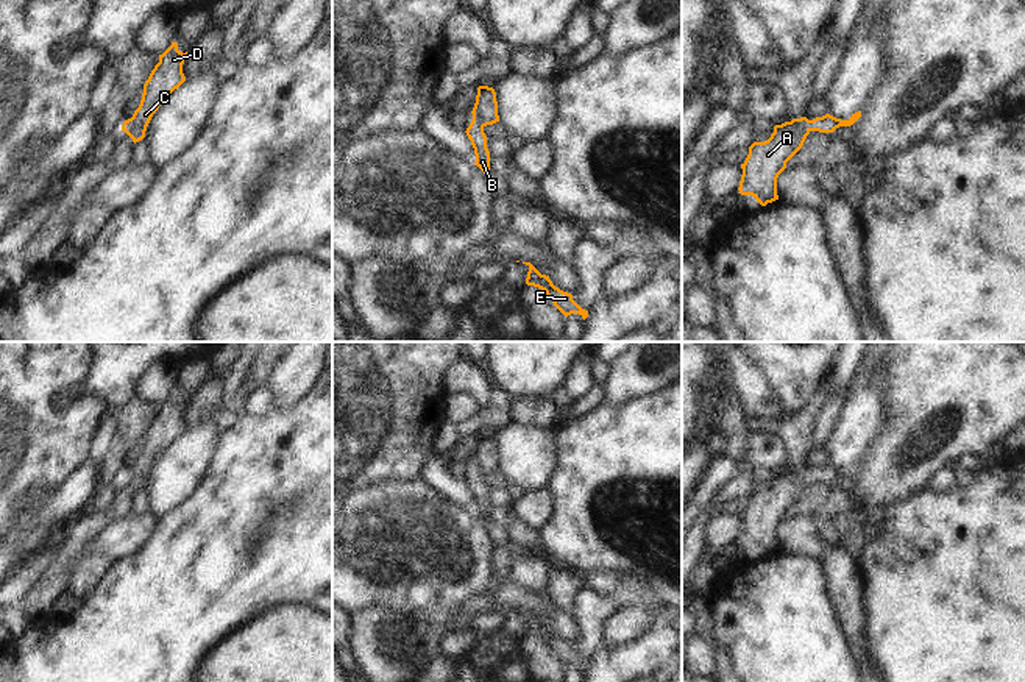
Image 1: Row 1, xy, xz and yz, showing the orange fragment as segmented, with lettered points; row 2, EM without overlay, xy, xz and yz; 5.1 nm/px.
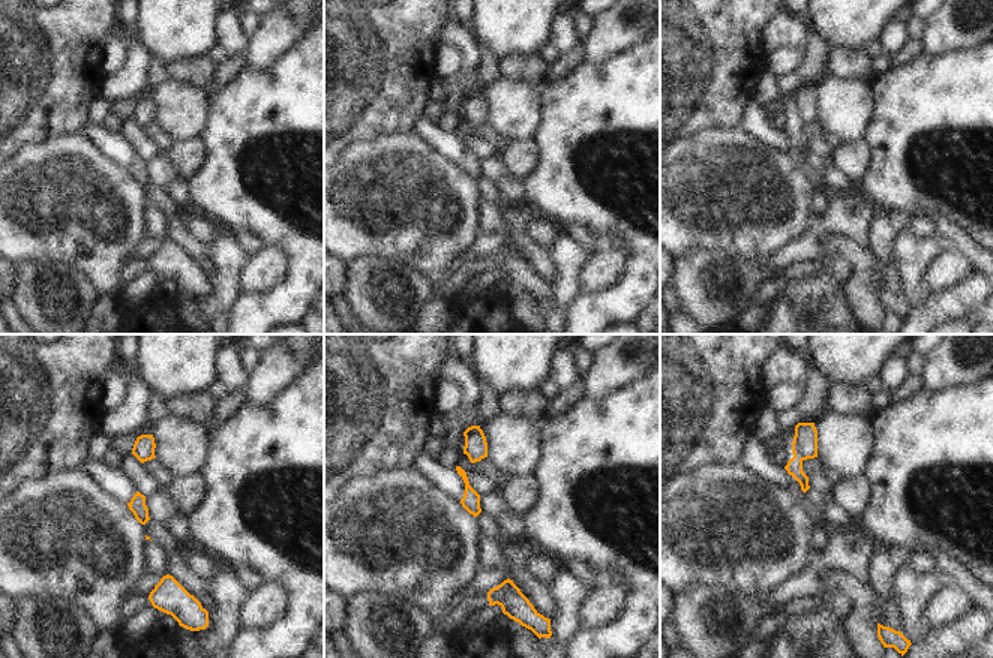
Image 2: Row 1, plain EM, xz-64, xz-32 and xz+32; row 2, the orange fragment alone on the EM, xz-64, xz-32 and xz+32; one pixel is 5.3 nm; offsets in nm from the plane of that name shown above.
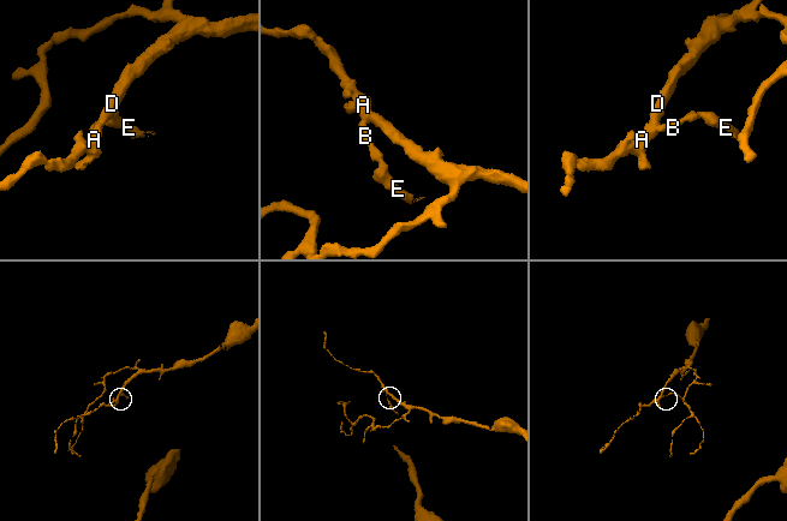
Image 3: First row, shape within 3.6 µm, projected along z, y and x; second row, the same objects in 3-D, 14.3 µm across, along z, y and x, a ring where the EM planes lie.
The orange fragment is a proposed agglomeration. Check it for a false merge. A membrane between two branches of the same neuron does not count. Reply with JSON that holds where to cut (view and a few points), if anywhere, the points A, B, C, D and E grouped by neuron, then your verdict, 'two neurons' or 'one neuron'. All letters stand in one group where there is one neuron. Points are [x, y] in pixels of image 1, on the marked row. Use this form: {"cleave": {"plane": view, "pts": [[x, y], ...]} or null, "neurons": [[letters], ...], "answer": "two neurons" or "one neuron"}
{"cleave": {"plane": "xz", "pts": [[473, 117], [482, 127]]}, "neurons": [["A", "C", "D"], ["B", "E"]], "answer": "two neurons"}

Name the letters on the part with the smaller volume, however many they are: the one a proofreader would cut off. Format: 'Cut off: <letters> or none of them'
Cut off: B, E.

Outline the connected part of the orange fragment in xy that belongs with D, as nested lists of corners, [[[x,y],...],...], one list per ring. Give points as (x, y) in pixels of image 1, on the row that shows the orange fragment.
[[[172,42],[172,45],[159,55],[159,62],[144,84],[140,105],[123,128],[134,144],[145,137],[147,126],[162,101],[186,81],[183,73],[186,55],[187,52],[183,53],[178,50],[176,42]]]

